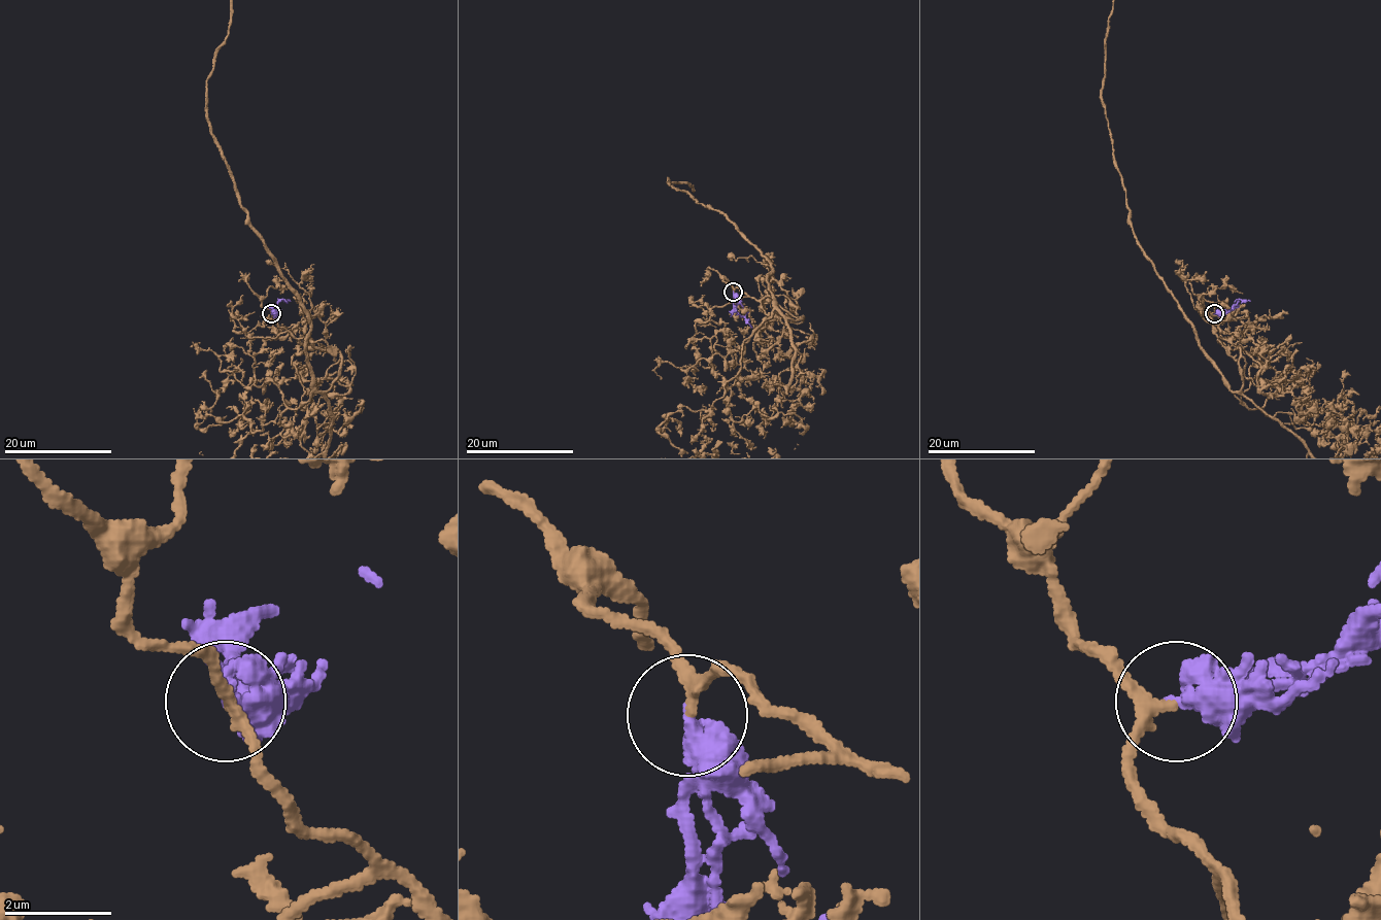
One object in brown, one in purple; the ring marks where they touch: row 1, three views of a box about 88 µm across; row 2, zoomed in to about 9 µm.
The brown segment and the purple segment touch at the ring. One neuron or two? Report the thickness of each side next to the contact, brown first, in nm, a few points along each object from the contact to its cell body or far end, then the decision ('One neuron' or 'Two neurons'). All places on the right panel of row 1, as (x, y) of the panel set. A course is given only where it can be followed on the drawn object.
Thickness 180 nm (brown) against 400 nm. Course of brown: (1214, 314), (1210, 322), (1218, 338), (1240, 349), (1240, 390), (1228, 388), (1134, 232), (1102, 100). Course of purple: (1214, 314), (1228, 310), (1240, 299), (1250, 301). One neuron

